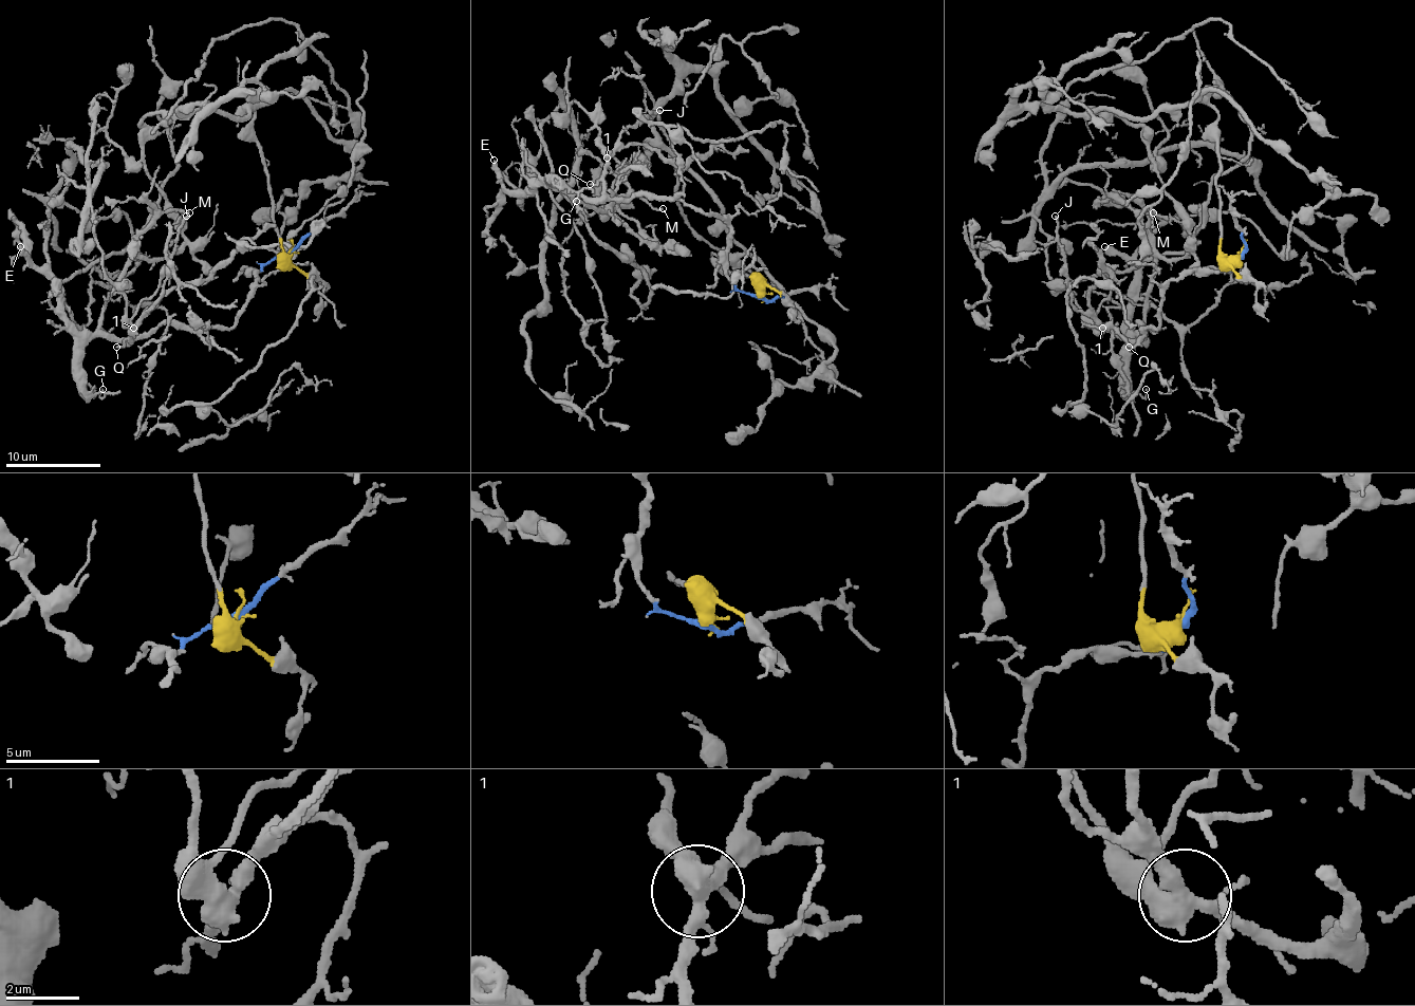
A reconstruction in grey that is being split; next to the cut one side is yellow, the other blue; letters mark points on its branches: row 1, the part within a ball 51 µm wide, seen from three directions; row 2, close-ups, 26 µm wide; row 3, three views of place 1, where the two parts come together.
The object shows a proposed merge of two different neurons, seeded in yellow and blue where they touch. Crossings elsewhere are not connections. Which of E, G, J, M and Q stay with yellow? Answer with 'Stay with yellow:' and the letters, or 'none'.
Stay with yellow: none

